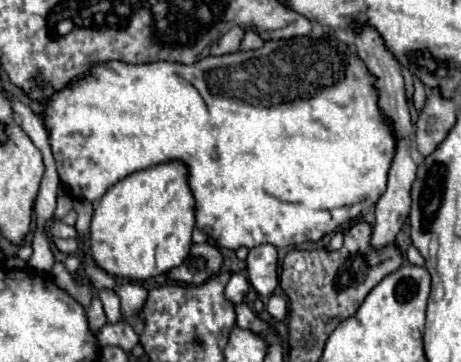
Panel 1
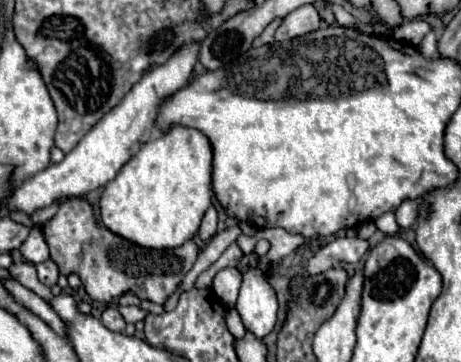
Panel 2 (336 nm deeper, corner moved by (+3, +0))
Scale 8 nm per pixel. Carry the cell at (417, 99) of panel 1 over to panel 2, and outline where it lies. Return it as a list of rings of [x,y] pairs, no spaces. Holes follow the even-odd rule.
[[[430,32],[430,34],[424,36],[424,40],[420,42],[420,52],[422,52],[422,56],[426,60],[432,60],[436,56],[438,50],[436,50],[436,34],[434,32]]]

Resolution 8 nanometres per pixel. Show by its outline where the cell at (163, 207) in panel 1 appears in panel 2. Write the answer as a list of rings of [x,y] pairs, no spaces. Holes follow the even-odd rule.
[[[172,126],[168,134],[160,134],[148,140],[140,148],[140,152],[122,166],[118,176],[106,184],[100,198],[100,222],[110,232],[130,242],[138,242],[138,246],[142,248],[150,248],[150,250],[178,248],[186,240],[196,236],[200,220],[210,206],[210,198],[212,198],[210,174],[212,174],[212,148],[208,138],[194,128]]]

